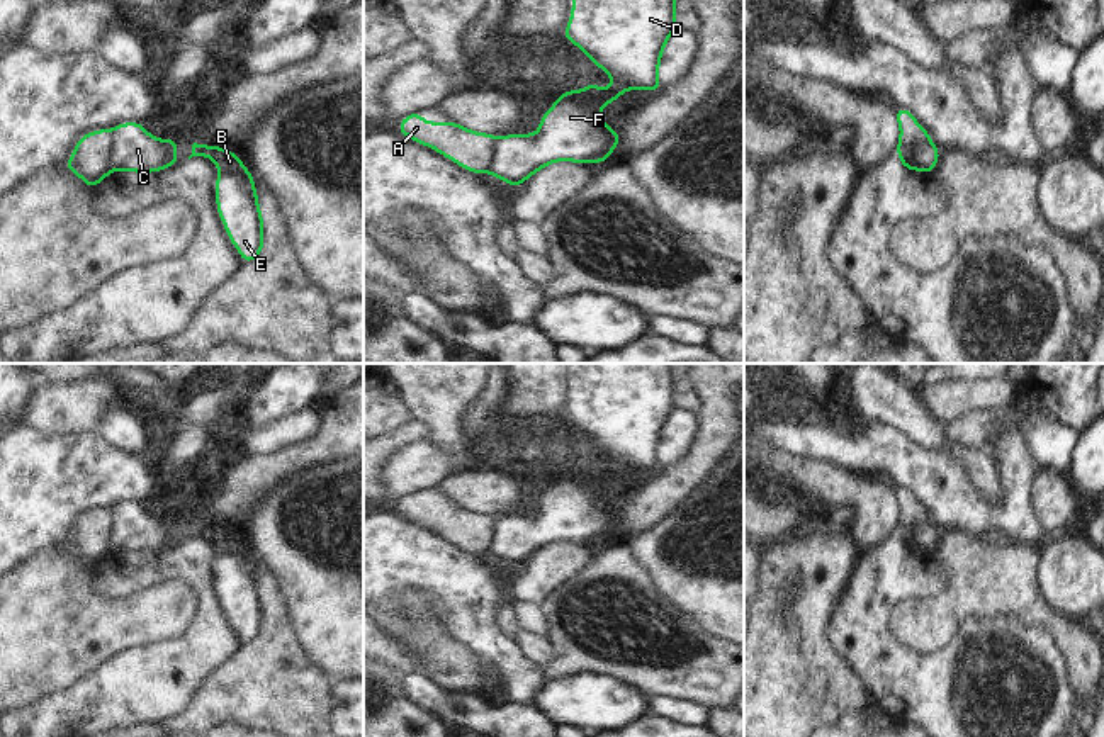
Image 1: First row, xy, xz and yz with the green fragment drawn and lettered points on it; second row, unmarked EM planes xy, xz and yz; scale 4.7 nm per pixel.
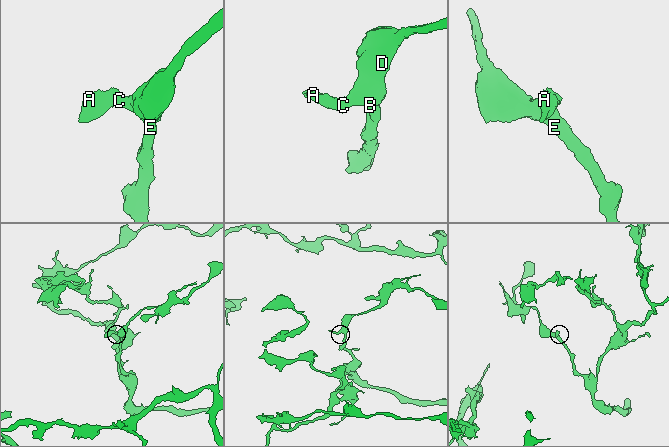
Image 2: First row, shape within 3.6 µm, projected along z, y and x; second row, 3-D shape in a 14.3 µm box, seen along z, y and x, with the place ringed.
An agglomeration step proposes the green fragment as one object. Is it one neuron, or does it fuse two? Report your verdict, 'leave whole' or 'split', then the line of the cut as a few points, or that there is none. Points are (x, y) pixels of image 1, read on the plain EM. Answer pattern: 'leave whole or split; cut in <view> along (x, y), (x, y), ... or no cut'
split; cut in yz along (901, 513), (919, 525), (921, 549)

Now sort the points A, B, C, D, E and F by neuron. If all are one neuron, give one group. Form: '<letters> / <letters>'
A / B C D E F

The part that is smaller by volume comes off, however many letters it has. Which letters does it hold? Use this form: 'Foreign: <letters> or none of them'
Foreign: A

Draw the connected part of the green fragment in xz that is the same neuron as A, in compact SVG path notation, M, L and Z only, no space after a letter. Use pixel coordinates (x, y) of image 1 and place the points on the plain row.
M420 494L404 498L397 511L421 523L472 554L489 554L498 537L498 520L487 513L474 513L459 503L426 503Z

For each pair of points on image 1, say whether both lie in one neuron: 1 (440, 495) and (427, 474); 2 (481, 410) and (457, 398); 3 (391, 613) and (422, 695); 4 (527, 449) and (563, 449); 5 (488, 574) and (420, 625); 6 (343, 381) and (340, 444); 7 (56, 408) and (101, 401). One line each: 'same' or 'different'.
1: different
2: different
3: different
4: same
5: different
6: different
7: same

